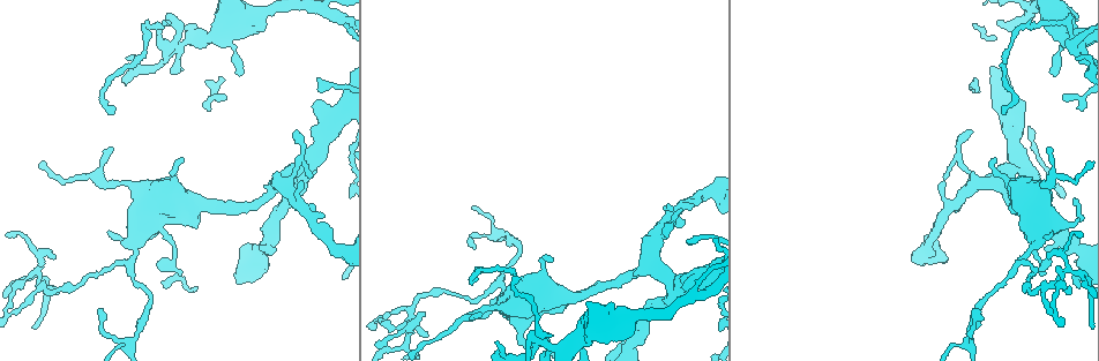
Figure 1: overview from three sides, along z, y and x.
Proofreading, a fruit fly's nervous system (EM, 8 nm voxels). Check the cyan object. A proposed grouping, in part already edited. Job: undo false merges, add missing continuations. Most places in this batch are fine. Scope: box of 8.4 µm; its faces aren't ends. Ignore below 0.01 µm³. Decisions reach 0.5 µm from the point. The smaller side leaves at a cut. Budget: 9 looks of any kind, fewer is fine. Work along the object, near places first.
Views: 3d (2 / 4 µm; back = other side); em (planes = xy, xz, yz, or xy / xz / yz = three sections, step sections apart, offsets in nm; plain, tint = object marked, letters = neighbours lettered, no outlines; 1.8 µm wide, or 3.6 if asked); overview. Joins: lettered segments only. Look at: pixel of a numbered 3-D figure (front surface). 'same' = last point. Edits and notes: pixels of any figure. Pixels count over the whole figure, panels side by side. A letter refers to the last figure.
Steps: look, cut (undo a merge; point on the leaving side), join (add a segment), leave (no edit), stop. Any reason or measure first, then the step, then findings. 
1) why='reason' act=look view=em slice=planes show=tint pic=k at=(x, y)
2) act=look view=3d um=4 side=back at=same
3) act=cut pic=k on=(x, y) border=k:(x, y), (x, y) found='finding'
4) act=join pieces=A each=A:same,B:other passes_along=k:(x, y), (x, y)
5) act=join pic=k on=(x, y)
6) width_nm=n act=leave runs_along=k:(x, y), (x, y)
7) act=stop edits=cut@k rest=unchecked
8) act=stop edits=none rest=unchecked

why='sudden change in width' act=look view=em slice=xy step=8 show=tint pic=1 at=(1058, 57)

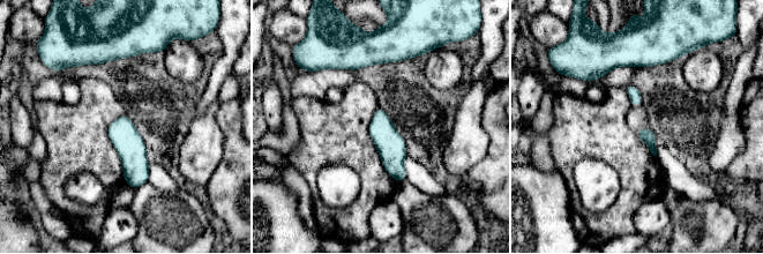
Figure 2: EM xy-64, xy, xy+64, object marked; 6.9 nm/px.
why='cut it another way' act=look view=em slice=planes show=letters at=same

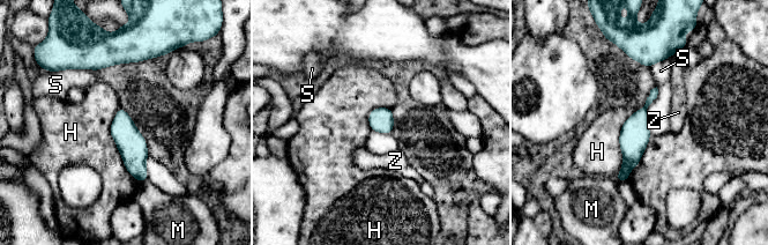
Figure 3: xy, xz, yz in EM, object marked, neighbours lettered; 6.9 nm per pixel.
act=leave each=H:other,M:other,S:other,Z:other border=3:(119, 106), (110, 135), (140, 183) found='all the same cell'

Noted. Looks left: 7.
act=look view=em slice=planes show=tint pic=1 at=(1060, 271)

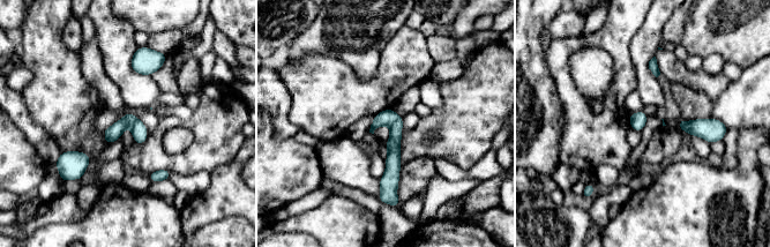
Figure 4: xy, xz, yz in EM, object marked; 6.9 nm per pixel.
why='what lies round it' act=look view=em slice=planes show=letters at=same

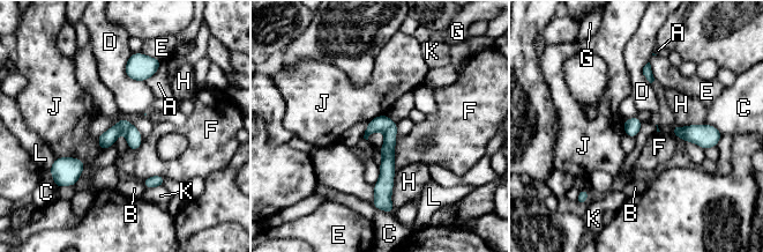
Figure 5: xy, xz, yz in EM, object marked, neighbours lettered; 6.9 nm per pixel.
longest_contact=H:280nm act=leave each=A:other,B:other,C:other,D:other,E:other,F:other,G:other,H:other,J:other,K:other,L:other runs_along=5:(381, 118), (389, 128), (386, 199) found='one cell here'

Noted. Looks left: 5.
why='thin arm on a thick one' act=look view=em slice=planes show=tint pic=1 at=(500, 285)

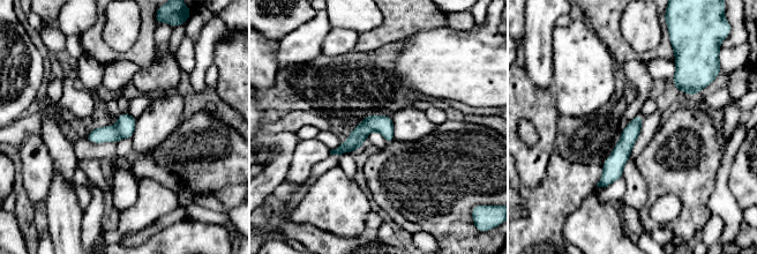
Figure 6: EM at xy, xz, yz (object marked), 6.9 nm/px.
act=look view=em slice=planes show=letters at=same

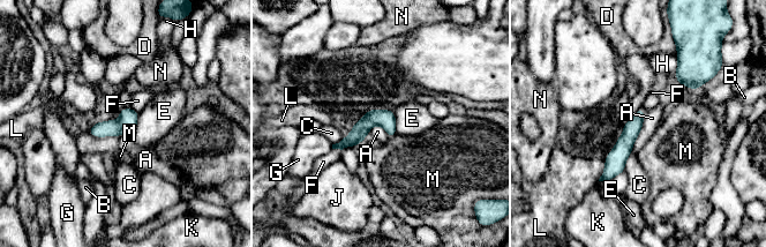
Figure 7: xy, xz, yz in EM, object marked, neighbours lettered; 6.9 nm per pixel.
act=leave each=A:other,B:other,C:other,D:other,E:other,F:other,G:other,H:other,J:other,K:other,L:other,M:other,N:other border=7:(645, 110), (643, 127), (631, 151) found='one cell here'

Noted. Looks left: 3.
why='sharp bend' act=look view=em slice=yz step=8 show=letters pic=1 at=(495, 232)

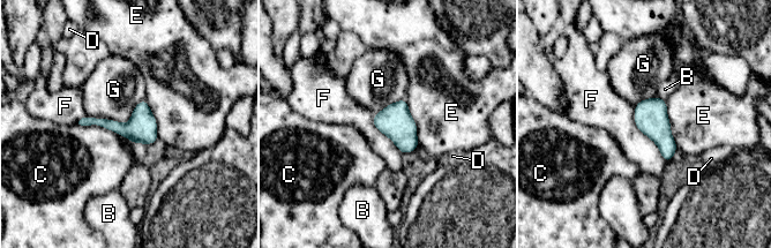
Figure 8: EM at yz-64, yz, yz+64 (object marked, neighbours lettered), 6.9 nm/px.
why='cut it another way' act=look view=em slice=planes show=letters at=same

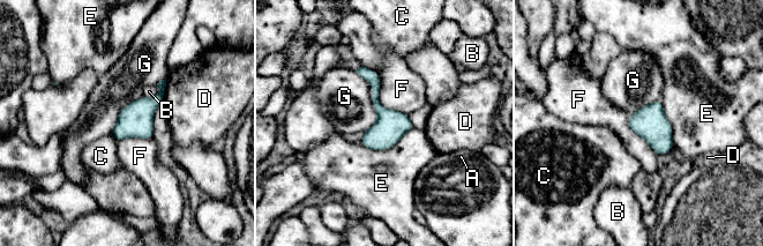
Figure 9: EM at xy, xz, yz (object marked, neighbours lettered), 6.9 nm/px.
longest_contact=F:480nm act=leave each=A:other,B:other,C:other,D:other,E:other,F:other,G:other border=9:(354, 71), (376, 113), (364, 133) found='all the same cell'

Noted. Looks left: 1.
act=stop edits=none rest=unchecked

